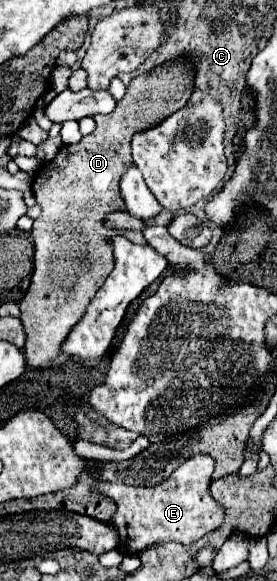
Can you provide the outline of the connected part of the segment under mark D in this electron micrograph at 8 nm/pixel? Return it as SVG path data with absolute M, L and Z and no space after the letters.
M182 57L168 61L146 75L134 77L126 87L126 95L116 103L116 109L108 115L96 117L96 129L88 137L82 137L82 141L76 145L60 147L58 155L50 163L42 165L42 169L36 173L32 191L36 195L42 213L34 219L34 227L30 232L34 244L34 270L30 287L20 301L20 319L26 329L24 353L30 369L46 369L52 365L54 359L62 355L62 343L66 341L72 327L84 317L86 307L90 305L96 291L102 287L110 269L114 267L112 249L106 243L106 239L114 235L126 235L128 239L132 237L132 231L106 229L102 225L102 217L106 213L124 207L124 201L118 193L118 177L122 175L126 163L132 161L130 155L132 135L142 129L154 127L158 121L164 121L172 113L182 109L192 89L194 89L194 71Z

